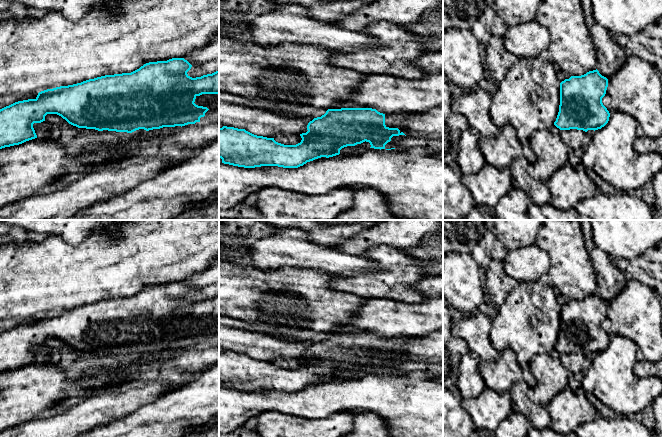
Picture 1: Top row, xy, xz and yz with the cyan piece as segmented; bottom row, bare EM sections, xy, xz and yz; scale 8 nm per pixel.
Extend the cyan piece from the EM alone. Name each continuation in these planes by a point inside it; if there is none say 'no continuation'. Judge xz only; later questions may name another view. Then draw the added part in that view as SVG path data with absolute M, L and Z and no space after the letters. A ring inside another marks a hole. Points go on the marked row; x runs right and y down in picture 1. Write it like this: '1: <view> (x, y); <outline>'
1: xz (391, 120); M409 113L386 114L385 125L389 128L398 128L401 133L401 124L408 117Z

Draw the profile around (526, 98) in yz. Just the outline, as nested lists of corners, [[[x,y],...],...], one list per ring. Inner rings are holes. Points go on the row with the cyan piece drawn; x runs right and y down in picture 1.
[[[539,56],[519,58],[497,83],[497,91],[491,97],[490,115],[493,123],[499,129],[511,125],[523,149],[530,146],[534,132],[545,128],[546,122],[556,121],[560,105],[560,83],[554,71],[552,62],[543,61]]]

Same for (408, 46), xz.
[[[385,21],[371,23],[361,31],[374,36],[379,46],[374,52],[362,53],[369,74],[407,79],[420,79],[429,74],[412,62],[427,52],[422,36],[409,32],[406,26]]]

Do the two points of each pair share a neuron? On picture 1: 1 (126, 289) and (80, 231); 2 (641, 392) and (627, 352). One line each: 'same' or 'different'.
1: different
2: same

